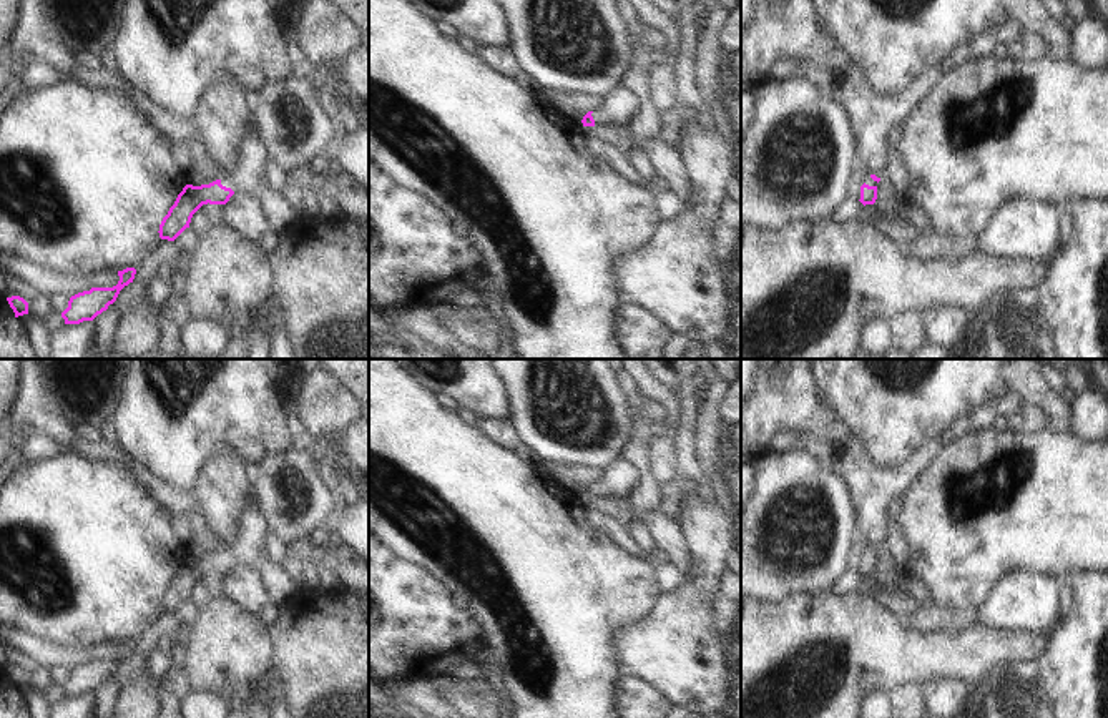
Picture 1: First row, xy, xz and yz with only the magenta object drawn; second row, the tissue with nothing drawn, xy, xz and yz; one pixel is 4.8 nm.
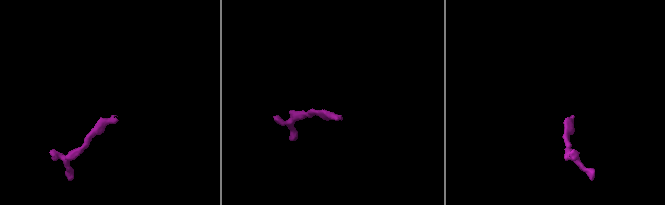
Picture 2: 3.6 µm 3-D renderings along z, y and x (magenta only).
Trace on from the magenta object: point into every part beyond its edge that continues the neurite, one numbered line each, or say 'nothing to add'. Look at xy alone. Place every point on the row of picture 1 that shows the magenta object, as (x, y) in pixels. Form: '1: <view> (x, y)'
1: xy (245, 177)

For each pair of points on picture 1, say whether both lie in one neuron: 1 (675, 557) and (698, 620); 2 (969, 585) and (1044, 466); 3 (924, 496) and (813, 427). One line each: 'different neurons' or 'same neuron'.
1: different neurons
2: same neuron
3: different neurons

